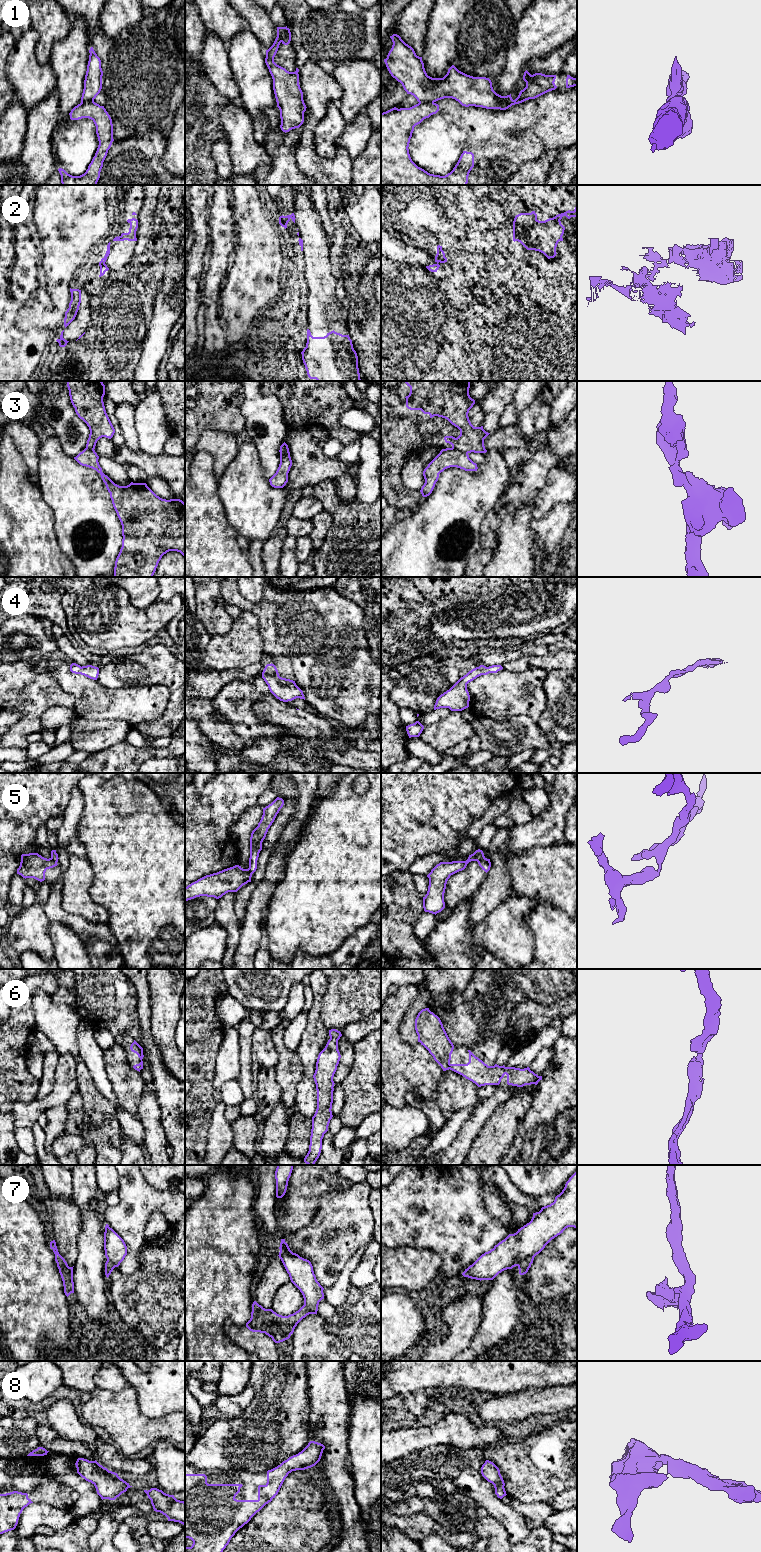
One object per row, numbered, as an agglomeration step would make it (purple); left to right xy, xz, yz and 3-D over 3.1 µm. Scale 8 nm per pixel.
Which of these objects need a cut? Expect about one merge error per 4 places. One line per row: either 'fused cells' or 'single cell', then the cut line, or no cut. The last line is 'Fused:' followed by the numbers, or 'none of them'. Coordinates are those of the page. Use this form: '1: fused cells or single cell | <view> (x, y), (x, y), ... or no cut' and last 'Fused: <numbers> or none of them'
1: fused cells | xz (286, 27), (280, 32), (280, 41)
2: fused cells | xy (103, 258), (105, 261)
3: fused cells | yz (452, 447), (467, 453)
4: single cell | no cut
5: fused cells | yz (484, 857), (477, 861)
6: single cell | no cut
7: fused cells | yz (533, 1256), (527, 1256), (517, 1265)
8: single cell | no cut
Fused: 1, 2, 3, 5, 7

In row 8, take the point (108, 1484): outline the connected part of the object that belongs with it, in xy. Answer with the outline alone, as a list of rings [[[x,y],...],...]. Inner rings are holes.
[[[78,1458],[76,1463],[77,1473],[86,1481],[91,1482],[101,1499],[115,1500],[128,1488],[132,1487],[121,1479],[117,1473],[109,1471],[96,1460],[89,1461]]]

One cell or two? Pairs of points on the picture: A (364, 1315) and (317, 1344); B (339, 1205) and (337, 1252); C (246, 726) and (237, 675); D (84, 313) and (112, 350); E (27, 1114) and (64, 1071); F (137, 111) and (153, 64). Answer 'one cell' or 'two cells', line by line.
A: one cell
B: one cell
C: two cells
D: two cells
E: one cell
F: one cell

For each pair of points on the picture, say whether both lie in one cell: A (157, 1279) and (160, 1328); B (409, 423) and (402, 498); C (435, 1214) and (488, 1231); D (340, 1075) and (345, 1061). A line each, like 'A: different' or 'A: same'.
A: same
B: same
C: same
D: same

